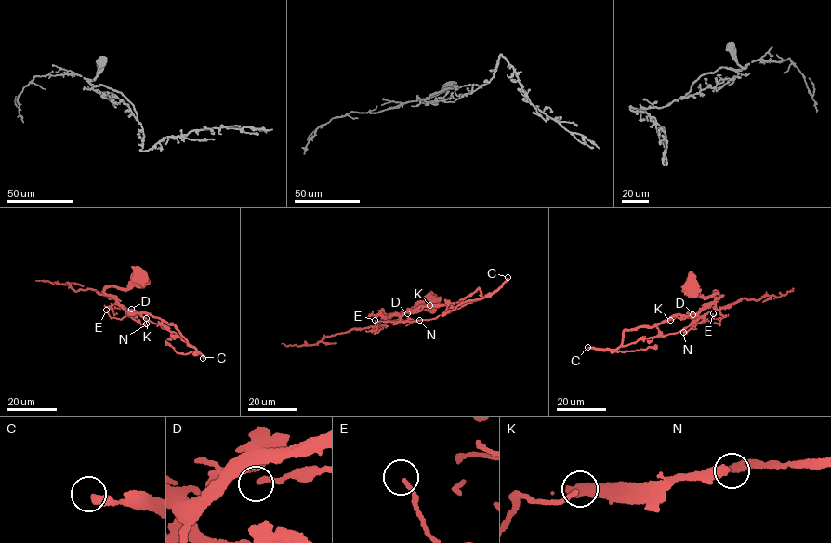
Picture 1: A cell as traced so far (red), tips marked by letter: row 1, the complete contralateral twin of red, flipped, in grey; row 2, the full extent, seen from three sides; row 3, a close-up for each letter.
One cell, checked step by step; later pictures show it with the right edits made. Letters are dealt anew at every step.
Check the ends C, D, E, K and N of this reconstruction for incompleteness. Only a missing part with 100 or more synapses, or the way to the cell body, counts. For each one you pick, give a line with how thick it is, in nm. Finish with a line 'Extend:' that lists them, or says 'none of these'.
C: Thickness 400 nm
Extend: C

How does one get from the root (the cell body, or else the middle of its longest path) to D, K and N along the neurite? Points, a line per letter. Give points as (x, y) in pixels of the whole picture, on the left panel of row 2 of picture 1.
D: (138, 277), (126, 288), (109, 285), (104, 289), (115, 297), (121, 306), (139, 313), (131, 309)
K: (138, 277), (126, 288), (108, 285), (104, 292), (115, 297), (128, 311), (146, 318)
N: (138, 277), (126, 288), (108, 285), (104, 292), (115, 297), (127, 314), (146, 324)

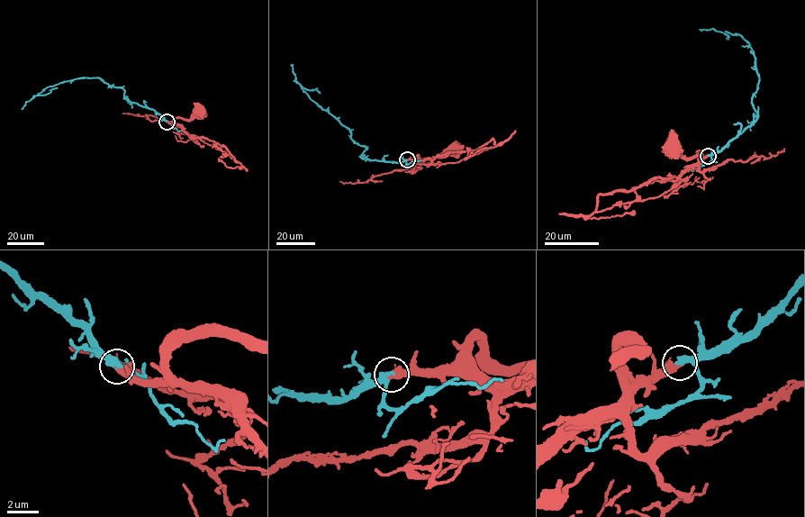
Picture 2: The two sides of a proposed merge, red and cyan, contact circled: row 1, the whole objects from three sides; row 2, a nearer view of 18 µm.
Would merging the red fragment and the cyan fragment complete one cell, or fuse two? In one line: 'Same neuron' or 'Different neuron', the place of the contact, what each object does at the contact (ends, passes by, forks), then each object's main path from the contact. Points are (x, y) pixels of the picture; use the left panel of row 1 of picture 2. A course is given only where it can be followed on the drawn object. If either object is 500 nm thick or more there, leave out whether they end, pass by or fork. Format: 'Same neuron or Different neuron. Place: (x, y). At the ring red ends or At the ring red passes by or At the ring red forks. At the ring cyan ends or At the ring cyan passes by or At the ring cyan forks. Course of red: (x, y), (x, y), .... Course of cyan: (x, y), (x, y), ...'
Same neuron. Place: (167, 122). At the ring red ends. At the ring cyan passes by. Course of red: (167, 122), (172, 123), (177, 117), (189, 119), (198, 111). Course of cyan: (167, 122), (152, 110), (128, 101), (122, 88), (96, 77), (75, 78), (47, 87), (21, 109)

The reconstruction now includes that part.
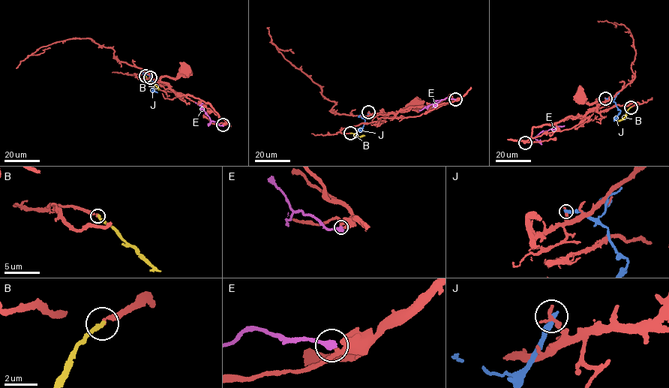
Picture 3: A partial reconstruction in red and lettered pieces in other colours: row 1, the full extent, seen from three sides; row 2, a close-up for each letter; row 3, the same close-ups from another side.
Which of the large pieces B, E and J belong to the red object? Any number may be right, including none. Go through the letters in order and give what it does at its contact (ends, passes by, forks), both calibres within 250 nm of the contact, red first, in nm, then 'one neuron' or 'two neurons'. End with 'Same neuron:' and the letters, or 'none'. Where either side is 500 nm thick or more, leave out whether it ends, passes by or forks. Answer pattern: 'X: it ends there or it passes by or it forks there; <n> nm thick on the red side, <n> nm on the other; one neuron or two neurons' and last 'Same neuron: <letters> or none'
B: it ends there; 170 nm thick on the red side, 280 nm on the other; one neuron
E: it ends there; 190 nm thick on the red side, 480 nm on the other; two neurons
J: it ends there; 320 nm thick on the red side, 400 nm on the other; two neurons
Same neuron: B

